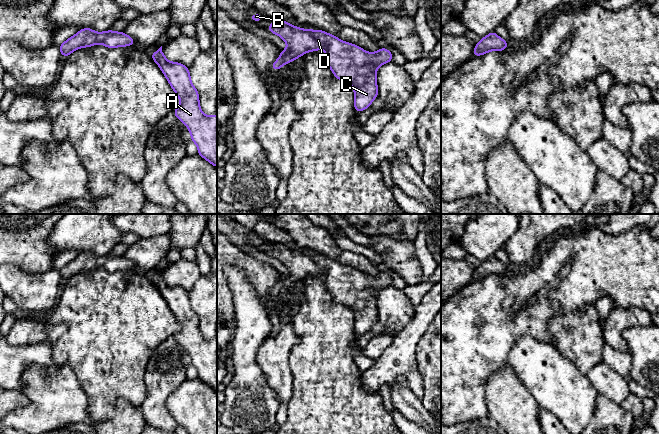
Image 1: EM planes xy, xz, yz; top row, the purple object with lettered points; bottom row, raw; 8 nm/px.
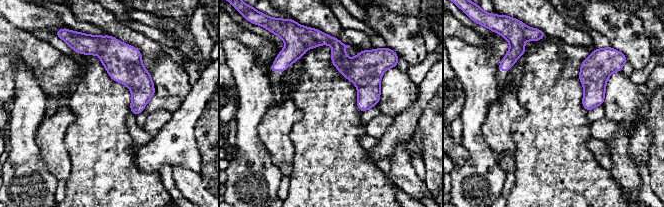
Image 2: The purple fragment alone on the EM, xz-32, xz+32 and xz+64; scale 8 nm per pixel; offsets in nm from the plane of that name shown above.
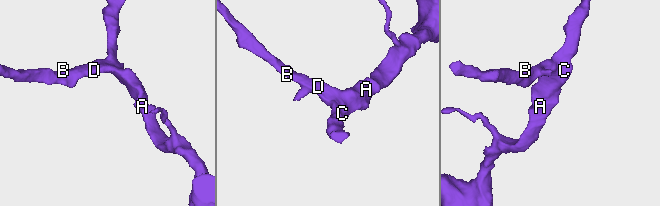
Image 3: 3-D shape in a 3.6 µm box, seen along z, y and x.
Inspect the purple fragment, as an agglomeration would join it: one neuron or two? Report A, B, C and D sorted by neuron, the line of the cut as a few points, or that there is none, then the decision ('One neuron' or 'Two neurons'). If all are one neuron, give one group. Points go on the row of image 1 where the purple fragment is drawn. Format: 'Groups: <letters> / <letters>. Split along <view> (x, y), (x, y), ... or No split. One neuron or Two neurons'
Groups: A B C D. No split. One neuron

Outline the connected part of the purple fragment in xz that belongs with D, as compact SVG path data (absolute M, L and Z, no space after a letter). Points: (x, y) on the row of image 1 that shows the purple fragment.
M278 19L266 29L280 36L288 46L281 50L280 57L271 65L271 70L279 70L304 53L324 49L325 61L334 76L353 87L354 108L358 113L369 108L378 96L377 68L393 60L393 55L387 48L370 53L327 32L301 29L284 20Z

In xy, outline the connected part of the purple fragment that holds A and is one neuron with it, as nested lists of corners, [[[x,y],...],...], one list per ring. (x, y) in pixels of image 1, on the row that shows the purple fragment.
[[[162,46],[150,57],[157,63],[181,104],[173,113],[184,123],[191,140],[198,147],[198,155],[217,167],[217,115],[206,116],[199,104],[199,93],[193,86],[189,68],[182,63],[168,61]]]

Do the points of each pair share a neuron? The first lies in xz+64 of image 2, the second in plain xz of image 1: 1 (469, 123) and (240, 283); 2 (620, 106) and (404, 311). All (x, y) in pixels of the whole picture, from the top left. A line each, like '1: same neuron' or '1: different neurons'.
1: same neuron
2: same neuron

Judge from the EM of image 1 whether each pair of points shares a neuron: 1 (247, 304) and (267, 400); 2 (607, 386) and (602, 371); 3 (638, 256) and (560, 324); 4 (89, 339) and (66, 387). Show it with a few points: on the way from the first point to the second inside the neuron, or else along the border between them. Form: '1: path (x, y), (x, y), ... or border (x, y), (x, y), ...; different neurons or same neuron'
1: path (247, 328), (248, 376); same neuron
2: path (607, 382), (602, 375); same neuron
3: border (594, 305), (554, 317); different neurons
4: border (62, 364), (66, 364), (72, 369), (84, 392); different neurons

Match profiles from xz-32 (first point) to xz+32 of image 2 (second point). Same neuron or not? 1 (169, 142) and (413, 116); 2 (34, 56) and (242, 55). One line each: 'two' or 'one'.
1: one
2: two

